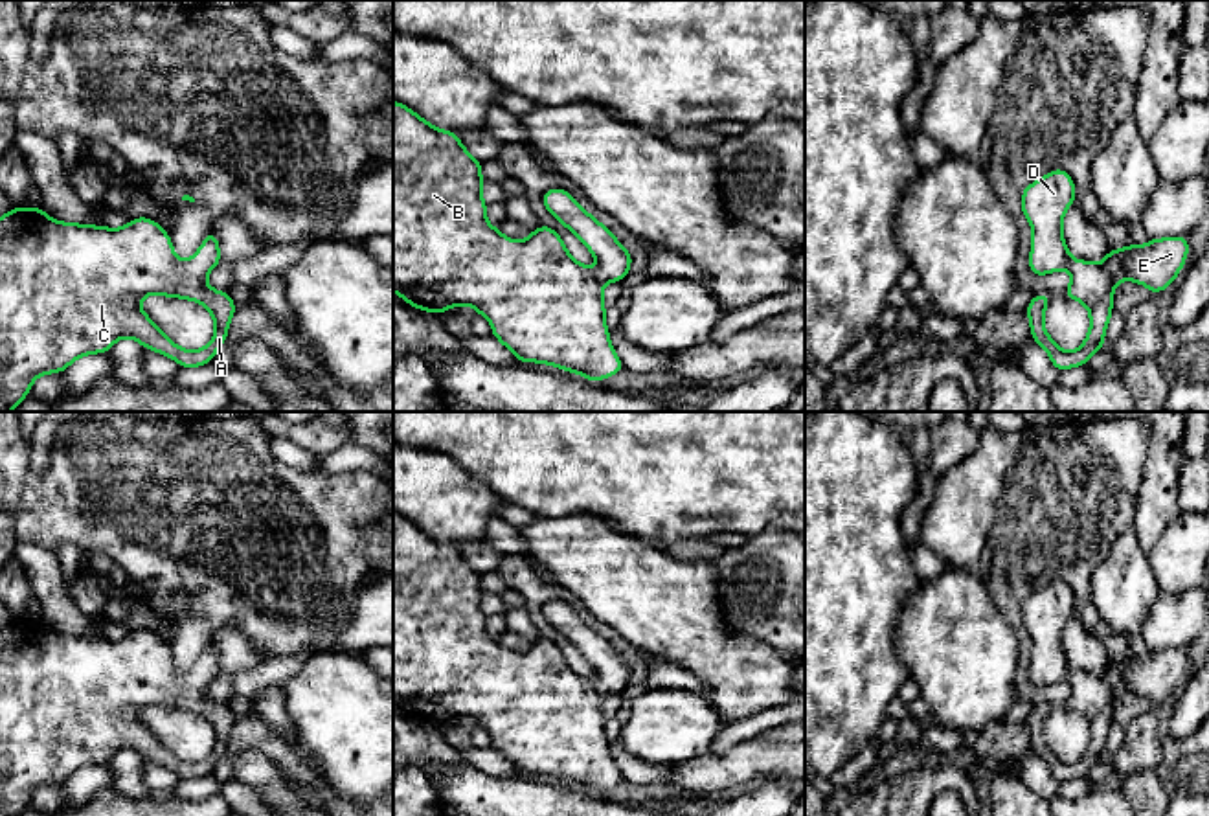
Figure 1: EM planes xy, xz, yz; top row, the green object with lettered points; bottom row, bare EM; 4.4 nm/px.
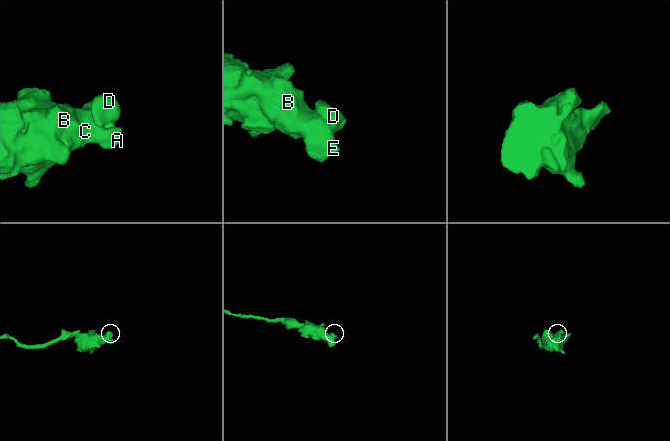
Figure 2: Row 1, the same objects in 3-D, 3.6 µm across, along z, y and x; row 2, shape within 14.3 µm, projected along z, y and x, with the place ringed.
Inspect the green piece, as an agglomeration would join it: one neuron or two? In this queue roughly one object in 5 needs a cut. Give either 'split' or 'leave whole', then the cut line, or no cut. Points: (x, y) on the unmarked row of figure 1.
leave whole; cut none

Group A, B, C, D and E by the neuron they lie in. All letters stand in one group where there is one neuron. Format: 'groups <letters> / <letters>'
groups A B C D E

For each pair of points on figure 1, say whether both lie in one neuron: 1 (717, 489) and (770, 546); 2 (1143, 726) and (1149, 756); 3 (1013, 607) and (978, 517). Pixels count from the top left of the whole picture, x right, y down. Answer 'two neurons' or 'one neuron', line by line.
1: two neurons
2: one neuron
3: one neuron

